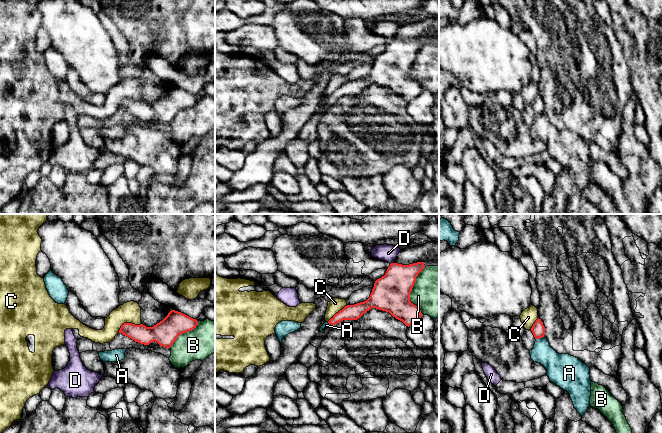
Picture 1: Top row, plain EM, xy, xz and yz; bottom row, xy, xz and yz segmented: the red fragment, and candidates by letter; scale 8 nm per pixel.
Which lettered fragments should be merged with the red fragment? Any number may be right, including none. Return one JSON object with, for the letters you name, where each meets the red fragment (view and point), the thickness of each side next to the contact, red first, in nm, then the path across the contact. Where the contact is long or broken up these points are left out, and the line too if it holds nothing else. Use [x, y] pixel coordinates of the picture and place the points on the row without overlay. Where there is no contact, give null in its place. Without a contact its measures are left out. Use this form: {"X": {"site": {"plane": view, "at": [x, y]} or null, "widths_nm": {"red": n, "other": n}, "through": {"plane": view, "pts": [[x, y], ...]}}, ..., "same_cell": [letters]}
{"same_cell": []}

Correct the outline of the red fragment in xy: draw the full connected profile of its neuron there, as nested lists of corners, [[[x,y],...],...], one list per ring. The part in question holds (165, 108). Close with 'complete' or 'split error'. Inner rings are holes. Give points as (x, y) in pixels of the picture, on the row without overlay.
[[[171,86],[162,97],[153,103],[124,99],[119,109],[140,120],[149,121],[155,117],[160,122],[170,124],[180,110],[193,106],[197,101],[196,95]]]; complete

